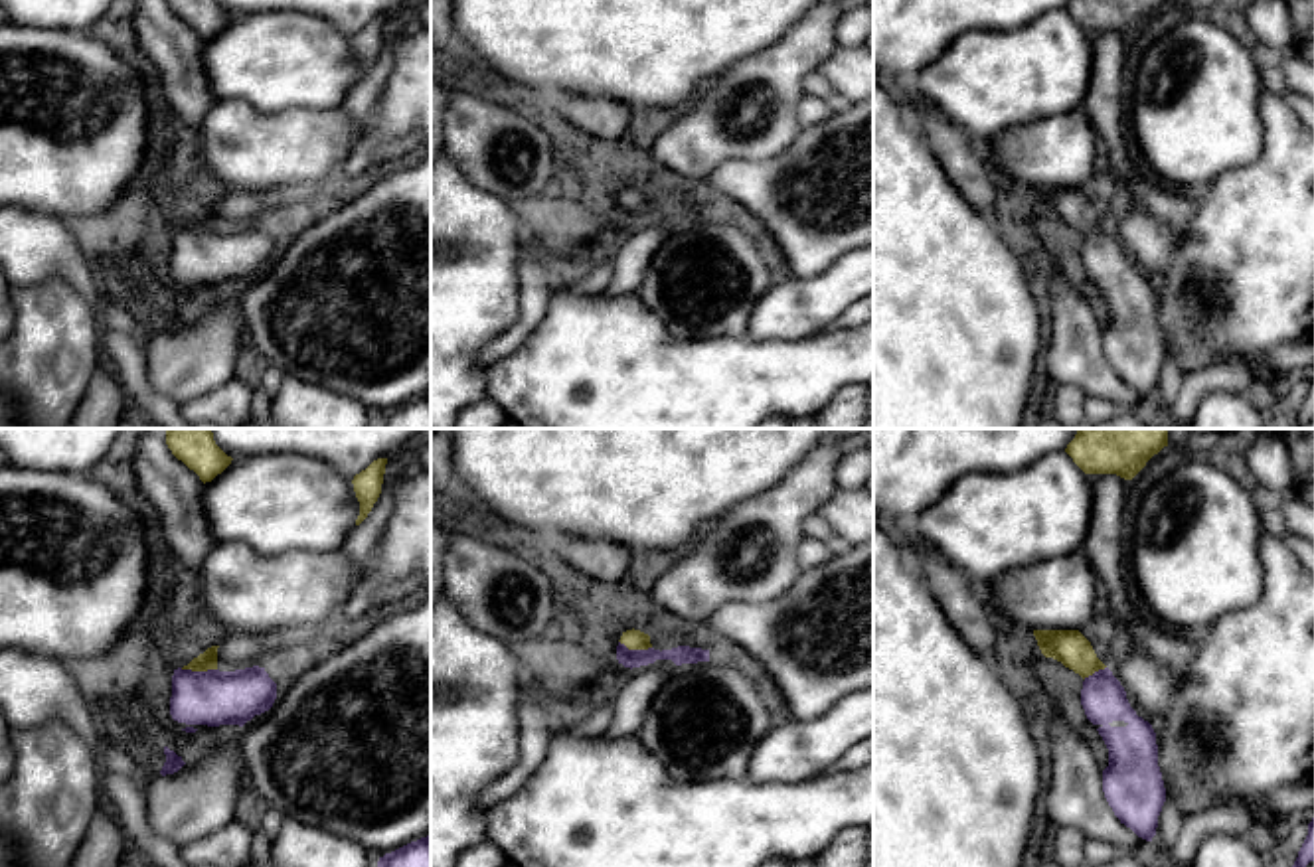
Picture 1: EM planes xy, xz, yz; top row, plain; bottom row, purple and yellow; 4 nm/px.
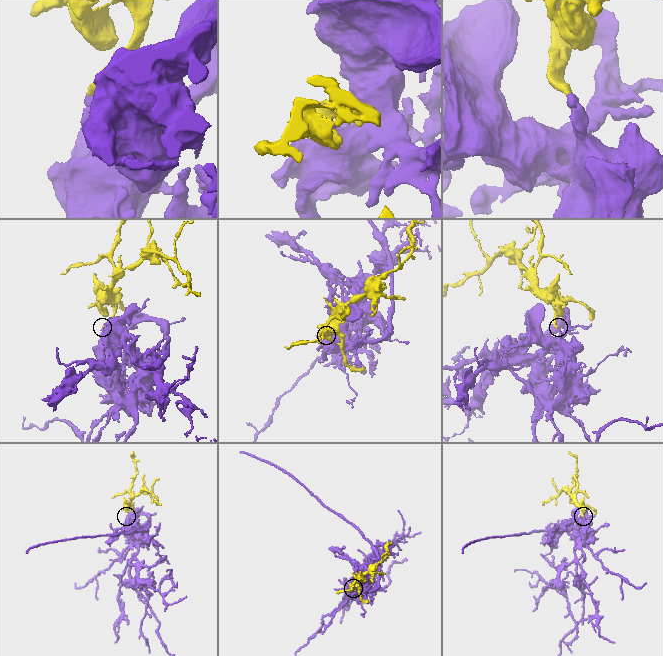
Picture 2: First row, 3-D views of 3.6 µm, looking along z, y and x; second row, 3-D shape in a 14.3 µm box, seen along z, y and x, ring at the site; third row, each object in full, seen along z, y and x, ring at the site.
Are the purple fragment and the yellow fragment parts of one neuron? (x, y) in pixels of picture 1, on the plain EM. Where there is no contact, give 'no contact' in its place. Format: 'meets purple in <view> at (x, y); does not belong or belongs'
meets purple in xy at (198, 230); belongs

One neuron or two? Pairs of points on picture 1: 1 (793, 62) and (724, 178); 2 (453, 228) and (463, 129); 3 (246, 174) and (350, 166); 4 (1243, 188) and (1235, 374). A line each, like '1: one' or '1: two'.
1: two
2: two
3: two
4: two

